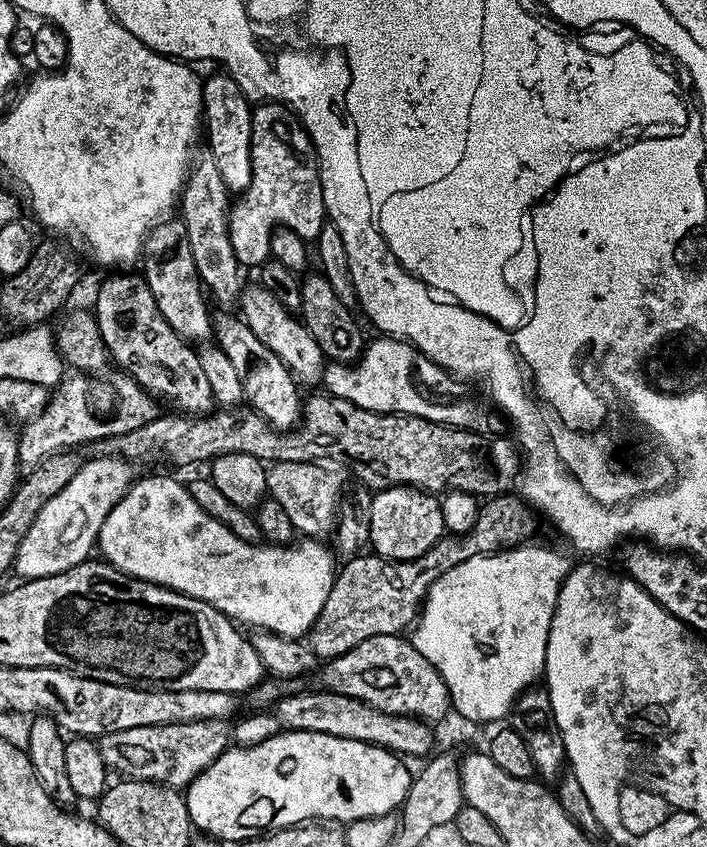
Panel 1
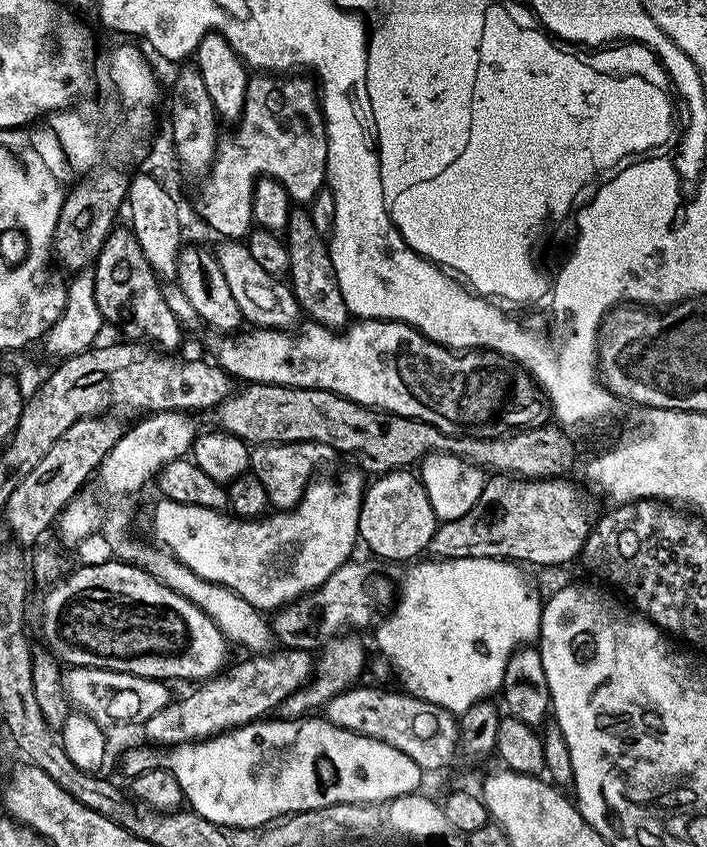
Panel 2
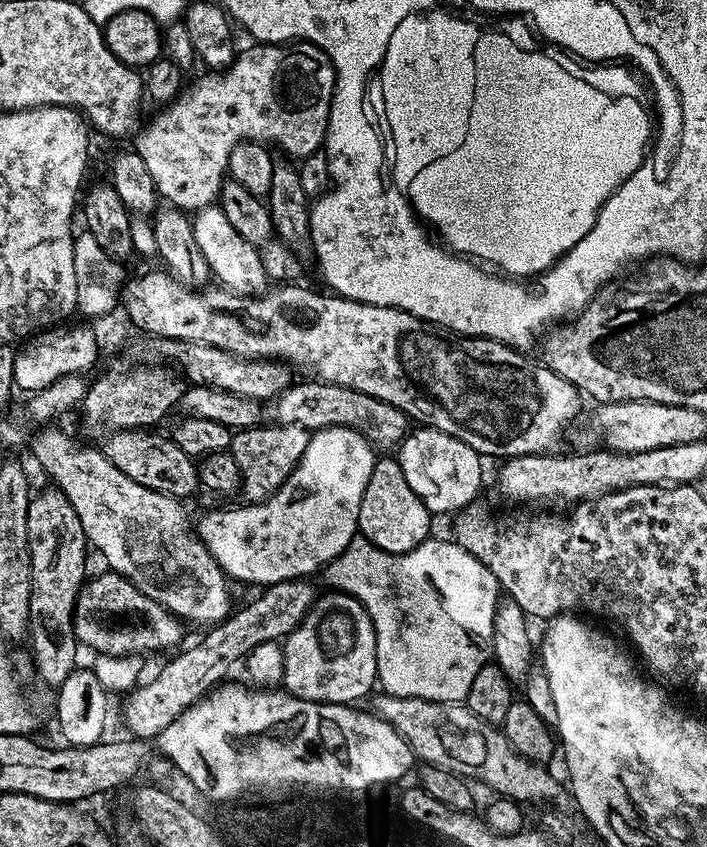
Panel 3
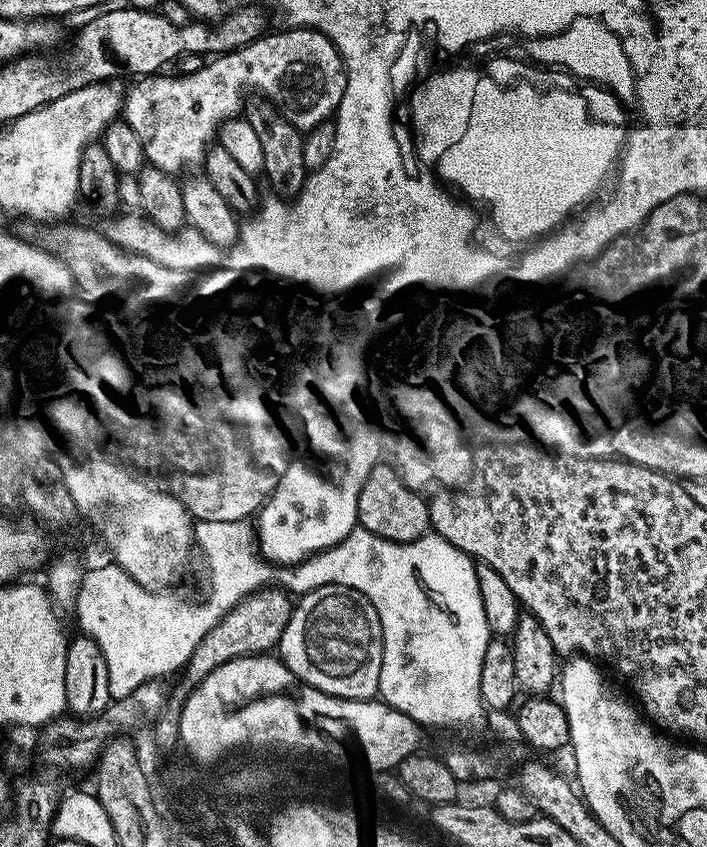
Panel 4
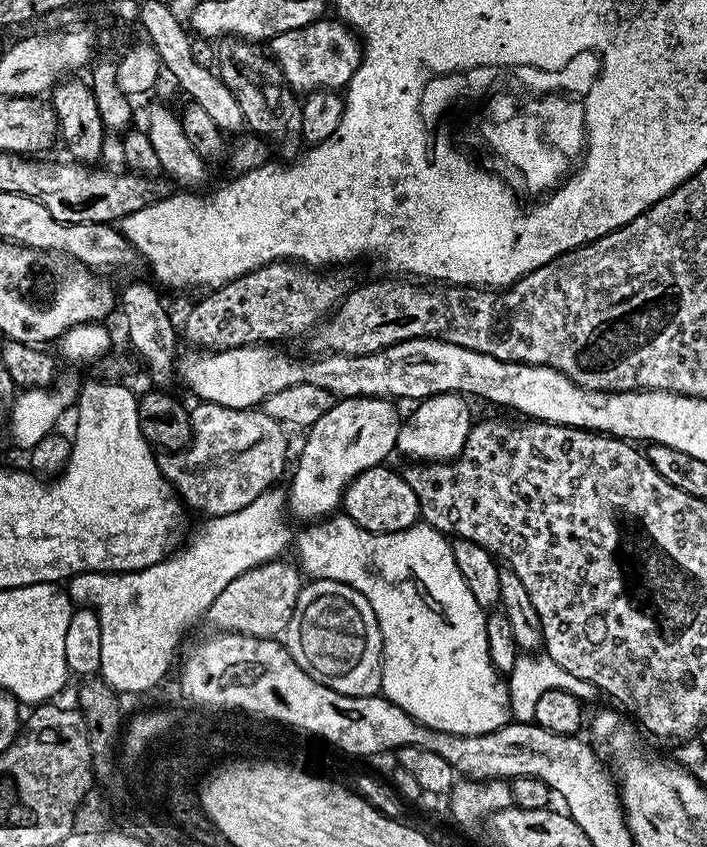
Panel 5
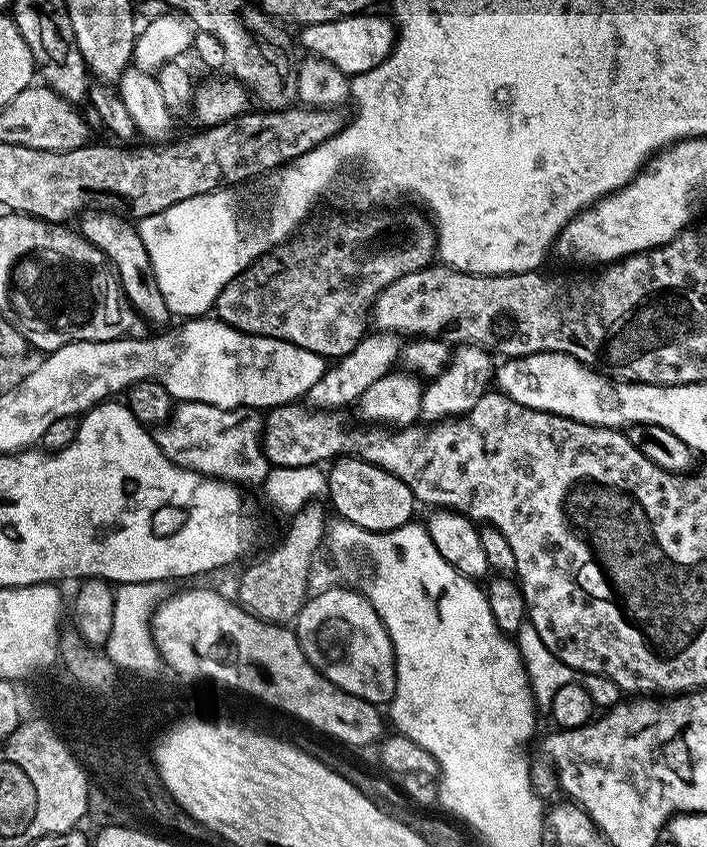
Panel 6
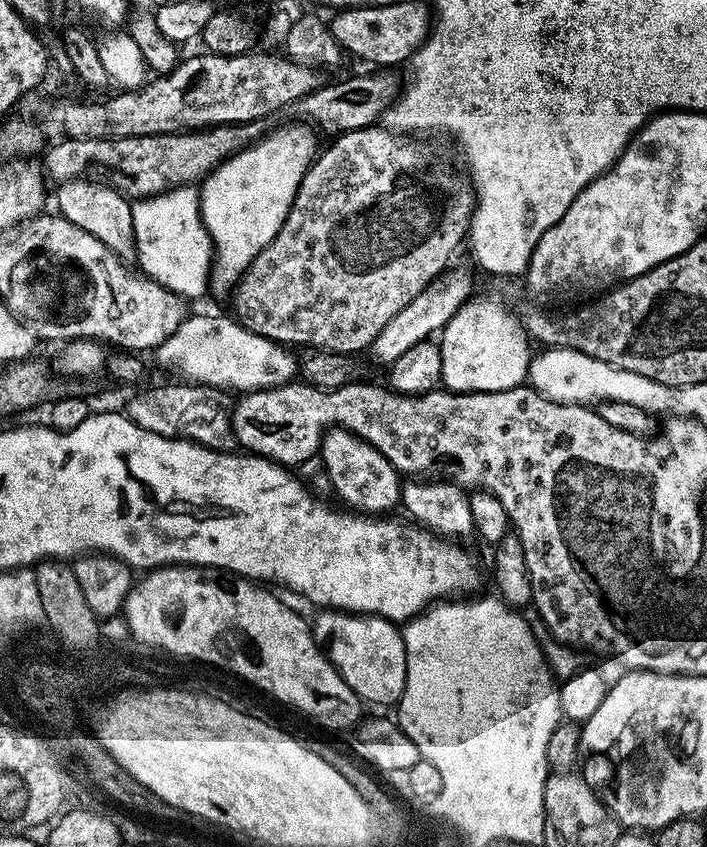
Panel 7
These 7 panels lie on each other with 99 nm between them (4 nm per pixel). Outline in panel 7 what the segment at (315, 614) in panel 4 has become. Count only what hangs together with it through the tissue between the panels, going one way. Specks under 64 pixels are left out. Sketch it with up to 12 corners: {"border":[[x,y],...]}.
{"border":[[324,610],[325,656],[361,701],[395,705],[403,631],[381,616]]}

